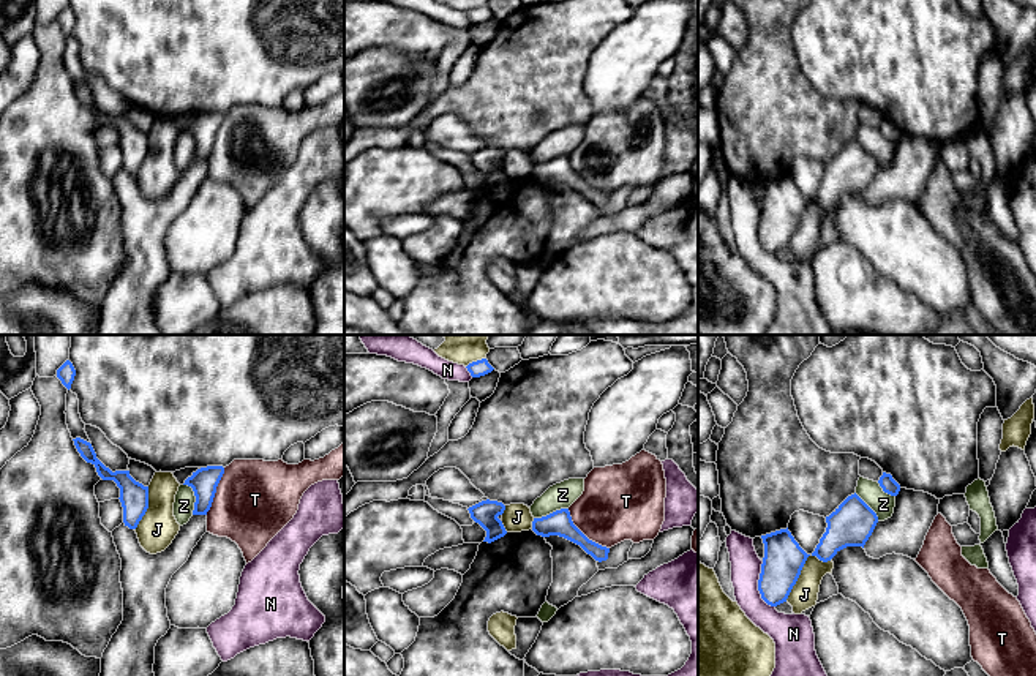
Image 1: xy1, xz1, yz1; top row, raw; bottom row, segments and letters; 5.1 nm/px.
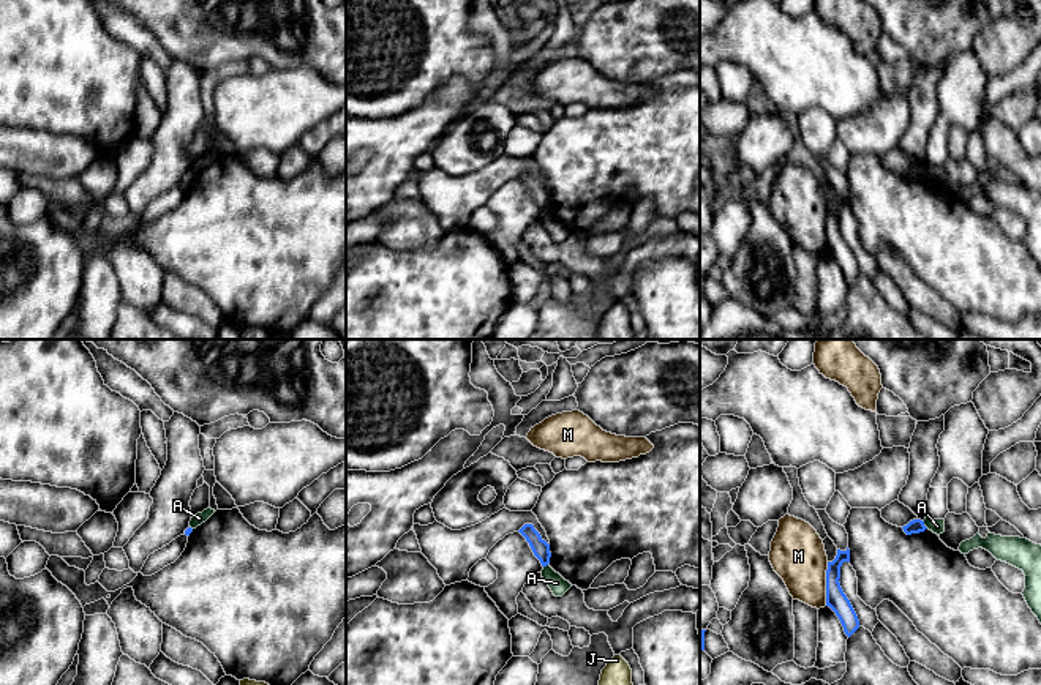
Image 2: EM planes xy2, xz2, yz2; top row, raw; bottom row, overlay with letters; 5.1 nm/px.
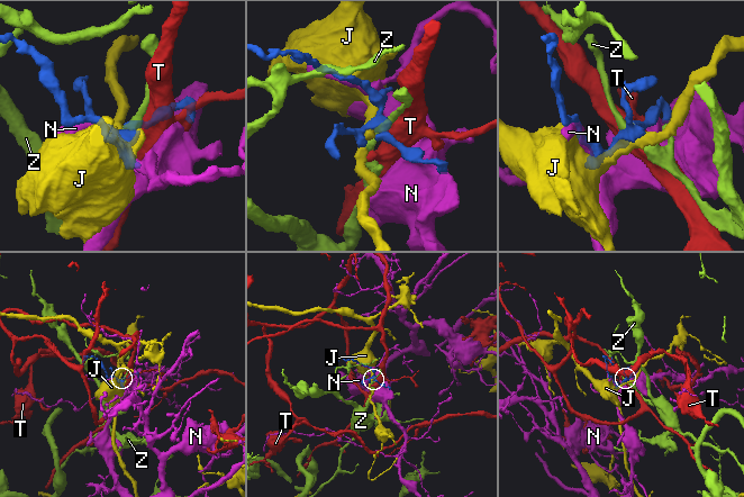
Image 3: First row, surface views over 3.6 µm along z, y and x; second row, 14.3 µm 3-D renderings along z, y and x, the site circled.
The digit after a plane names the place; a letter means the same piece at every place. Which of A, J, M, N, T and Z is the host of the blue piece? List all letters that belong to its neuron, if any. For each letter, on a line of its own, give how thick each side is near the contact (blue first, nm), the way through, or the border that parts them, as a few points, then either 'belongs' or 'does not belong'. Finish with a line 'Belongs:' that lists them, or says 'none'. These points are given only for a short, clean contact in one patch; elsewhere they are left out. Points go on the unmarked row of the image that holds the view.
A: 70 nm thick on the blue side, 80 nm on the other; border along yz2 (923, 168), (928, 174); does not belong
J: 200 nm thick on the blue side, 140 nm on the other; does not belong
M: 100 nm thick on the blue side, 280 nm on the other; border along yz2 (828, 209), (825, 251); does not belong
N: 200 nm thick on the blue side, 160 nm on the other; does not belong
T: 130 nm thick on the blue side, 380 nm on the other; border along xz1 (567, 155), (572, 168), (589, 185), (608, 195); does not belong
Z: 140 nm thick on the blue side, 110 nm on the other; does not belong
Belongs: none

